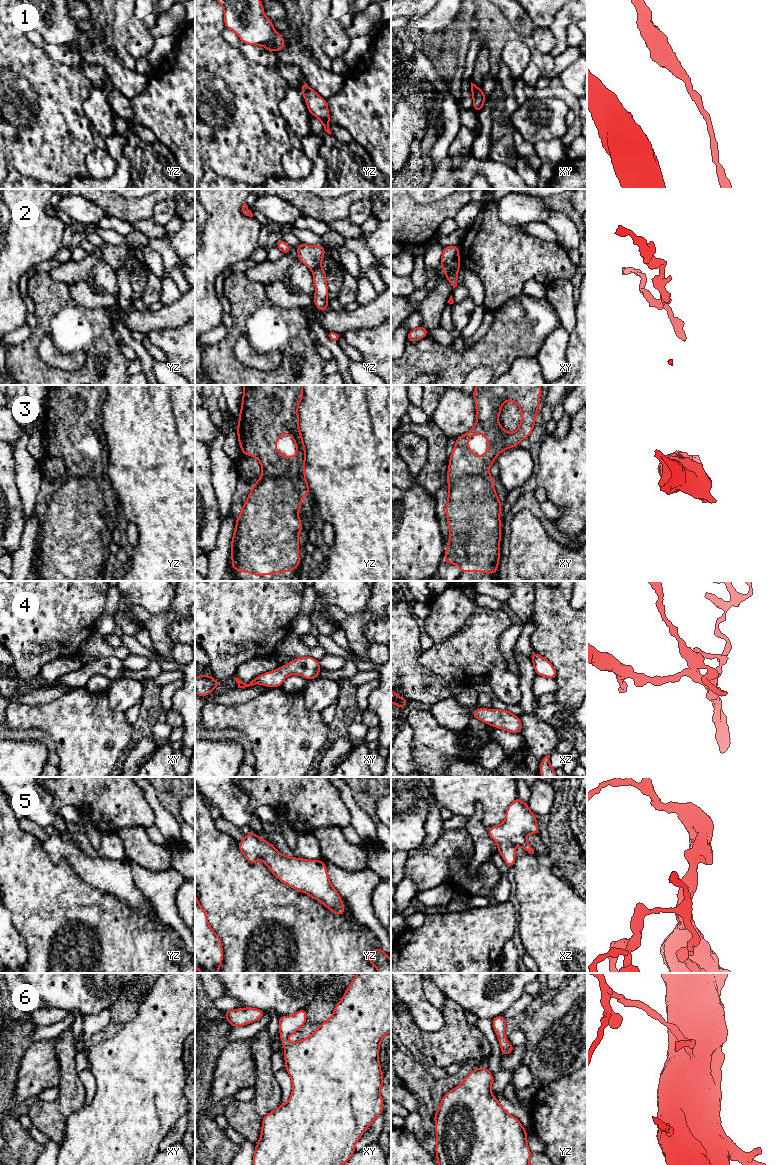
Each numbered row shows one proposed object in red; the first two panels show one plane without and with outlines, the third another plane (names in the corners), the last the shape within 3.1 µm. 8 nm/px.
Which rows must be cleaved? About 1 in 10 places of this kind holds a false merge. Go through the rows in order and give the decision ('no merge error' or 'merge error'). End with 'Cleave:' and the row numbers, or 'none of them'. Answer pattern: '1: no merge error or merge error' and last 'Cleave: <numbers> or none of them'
1: no merge error
2: merge error
3: no merge error
4: no merge error
5: no merge error
6: no merge error
Cleave: 2

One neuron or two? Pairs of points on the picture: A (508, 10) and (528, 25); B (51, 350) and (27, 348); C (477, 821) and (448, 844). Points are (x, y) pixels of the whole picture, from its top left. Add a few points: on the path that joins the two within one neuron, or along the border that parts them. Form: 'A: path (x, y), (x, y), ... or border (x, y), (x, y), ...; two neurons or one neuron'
A: path (513, 15), (523, 24); one neuron
B: border (43, 332), (37, 352), (44, 362), (52, 366); two neurons
C: border (464, 827), (471, 839), (472, 852); two neurons

